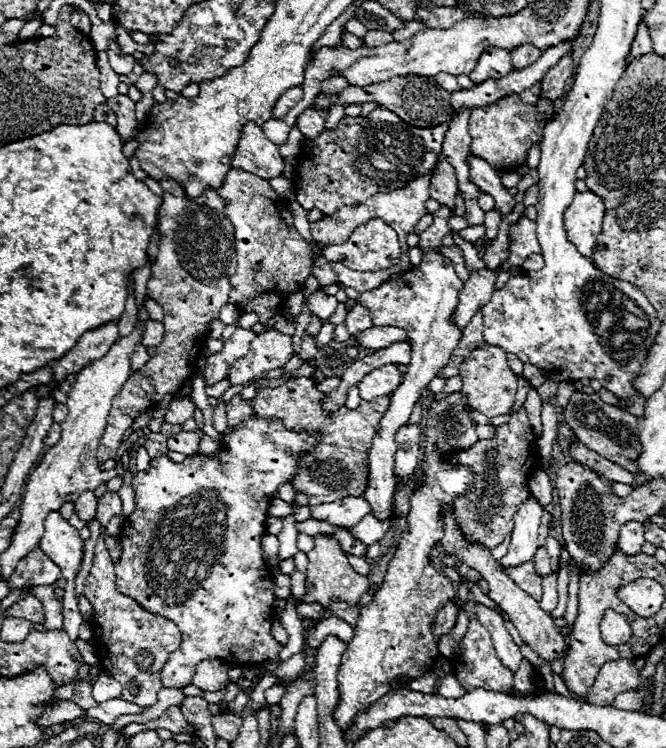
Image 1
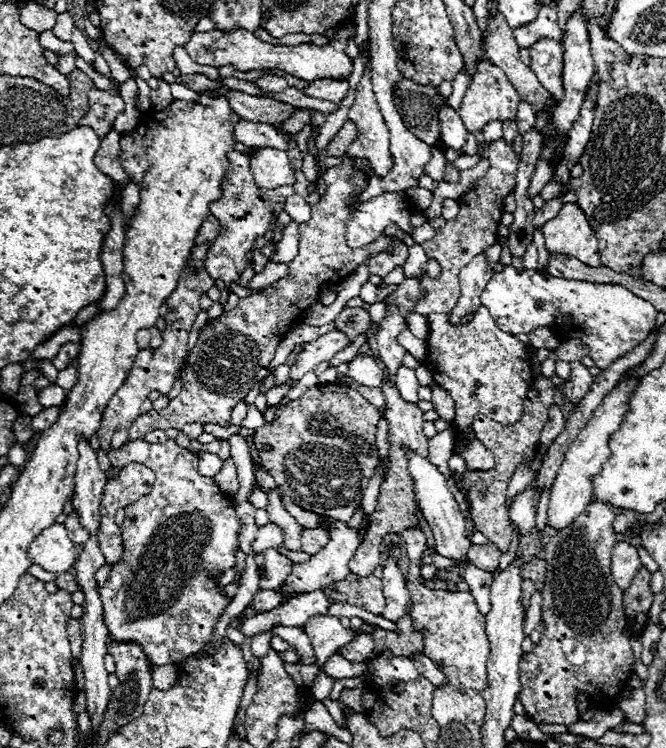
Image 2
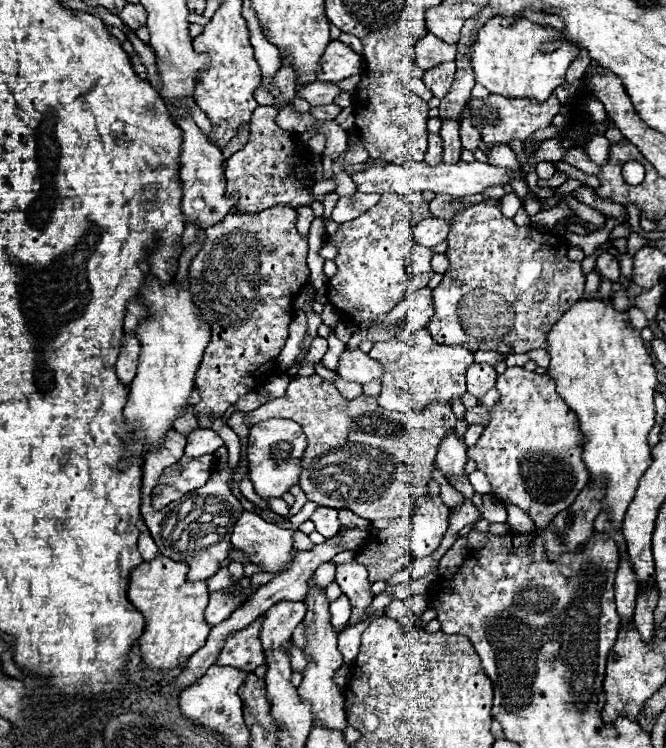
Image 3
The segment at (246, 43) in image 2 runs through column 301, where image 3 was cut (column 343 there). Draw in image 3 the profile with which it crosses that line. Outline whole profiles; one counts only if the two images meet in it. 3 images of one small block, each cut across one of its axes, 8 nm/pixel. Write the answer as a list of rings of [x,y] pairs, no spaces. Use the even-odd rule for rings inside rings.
[[[332,40],[320,58],[318,80],[338,82],[354,74],[362,74],[362,56],[358,56],[346,44]]]

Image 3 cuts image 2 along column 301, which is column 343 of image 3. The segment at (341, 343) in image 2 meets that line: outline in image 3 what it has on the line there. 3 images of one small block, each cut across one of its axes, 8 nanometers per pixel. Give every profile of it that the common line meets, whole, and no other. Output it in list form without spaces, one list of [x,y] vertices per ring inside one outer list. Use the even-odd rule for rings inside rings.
[[[346,350],[342,356],[340,356],[340,364],[336,368],[336,372],[348,380],[348,382],[356,382],[360,386],[366,386],[370,384],[372,380],[382,380],[384,376],[384,368],[378,360],[370,358],[366,352],[362,350]]]

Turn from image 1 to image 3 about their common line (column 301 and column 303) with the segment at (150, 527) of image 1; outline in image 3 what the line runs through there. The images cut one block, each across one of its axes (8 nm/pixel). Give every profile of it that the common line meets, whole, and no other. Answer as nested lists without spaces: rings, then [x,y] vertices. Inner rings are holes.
[[[268,418],[250,428],[248,434],[248,476],[254,484],[256,494],[268,502],[270,498],[282,498],[302,472],[302,454],[306,450],[306,436],[302,428],[288,418]]]

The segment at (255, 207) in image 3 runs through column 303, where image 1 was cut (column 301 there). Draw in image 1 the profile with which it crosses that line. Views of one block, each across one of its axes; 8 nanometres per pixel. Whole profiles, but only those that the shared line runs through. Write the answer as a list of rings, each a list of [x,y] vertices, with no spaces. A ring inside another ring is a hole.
[[[372,110],[370,116],[350,118],[344,116],[334,130],[324,130],[314,140],[304,140],[302,150],[296,160],[296,176],[292,180],[296,190],[296,202],[304,210],[320,210],[324,216],[332,216],[342,206],[358,206],[364,204],[370,196],[378,192],[390,192],[396,188],[404,188],[408,182],[430,172],[442,154],[442,142],[448,130],[448,122],[436,128],[416,128],[400,120],[394,112],[388,110]]]

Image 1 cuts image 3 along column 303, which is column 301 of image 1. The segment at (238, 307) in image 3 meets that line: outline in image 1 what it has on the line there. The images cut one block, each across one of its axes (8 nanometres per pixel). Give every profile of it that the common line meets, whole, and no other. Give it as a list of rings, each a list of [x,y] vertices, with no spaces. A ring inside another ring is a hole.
[[[230,170],[224,184],[218,188],[224,196],[226,216],[234,224],[236,232],[236,252],[238,270],[232,276],[230,304],[234,304],[242,314],[254,312],[260,322],[274,318],[288,296],[300,292],[308,276],[316,276],[320,286],[336,284],[336,274],[324,256],[314,258],[314,244],[308,244],[292,224],[292,214],[282,202],[282,198],[272,190],[268,180],[252,176],[244,170]]]

